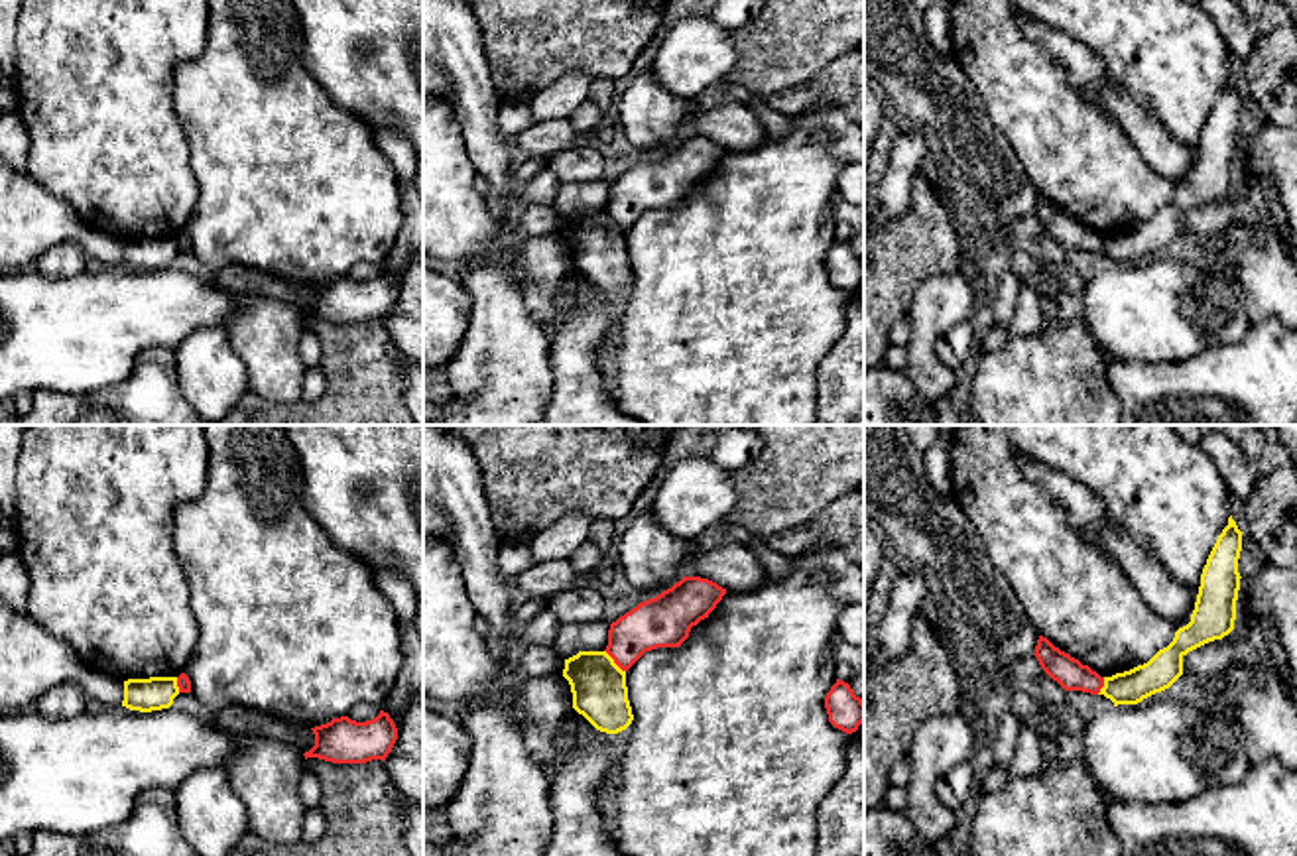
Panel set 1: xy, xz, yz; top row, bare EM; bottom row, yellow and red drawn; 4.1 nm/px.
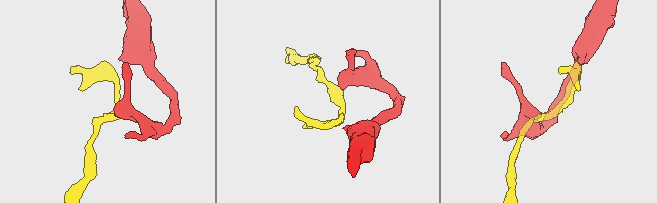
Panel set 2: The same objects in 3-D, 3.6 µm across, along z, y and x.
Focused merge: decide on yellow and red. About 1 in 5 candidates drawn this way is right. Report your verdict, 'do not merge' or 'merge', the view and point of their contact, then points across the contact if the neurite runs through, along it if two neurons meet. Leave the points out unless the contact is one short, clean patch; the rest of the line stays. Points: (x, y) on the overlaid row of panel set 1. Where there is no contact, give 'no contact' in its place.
do not merge; meets yellow in xz at (613, 662); border along xz (605, 650), (624, 672)

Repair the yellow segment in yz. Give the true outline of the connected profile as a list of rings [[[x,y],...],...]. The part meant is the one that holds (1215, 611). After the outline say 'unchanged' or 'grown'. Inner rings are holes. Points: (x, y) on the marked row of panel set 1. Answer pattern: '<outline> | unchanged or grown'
[[[1232,516],[1218,535],[1201,575],[1201,586],[1191,622],[1175,632],[1173,642],[1159,649],[1147,663],[1130,671],[1104,677],[1104,695],[1118,704],[1138,704],[1169,689],[1183,675],[1183,657],[1234,630],[1236,600],[1240,590],[1238,559],[1242,531]]] | unchanged

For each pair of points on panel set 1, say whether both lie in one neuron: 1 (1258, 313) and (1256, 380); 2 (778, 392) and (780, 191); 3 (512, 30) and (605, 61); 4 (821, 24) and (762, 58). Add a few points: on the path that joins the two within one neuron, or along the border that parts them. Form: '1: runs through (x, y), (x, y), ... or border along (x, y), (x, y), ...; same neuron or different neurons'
1: border along (1276, 317), (1266, 317), (1252, 325); different neurons
2: runs through (778, 343), (778, 241); same neuron
3: runs through (536, 30), (573, 30), (581, 38); same neuron
4: runs through (807, 24), (776, 52); same neuron

